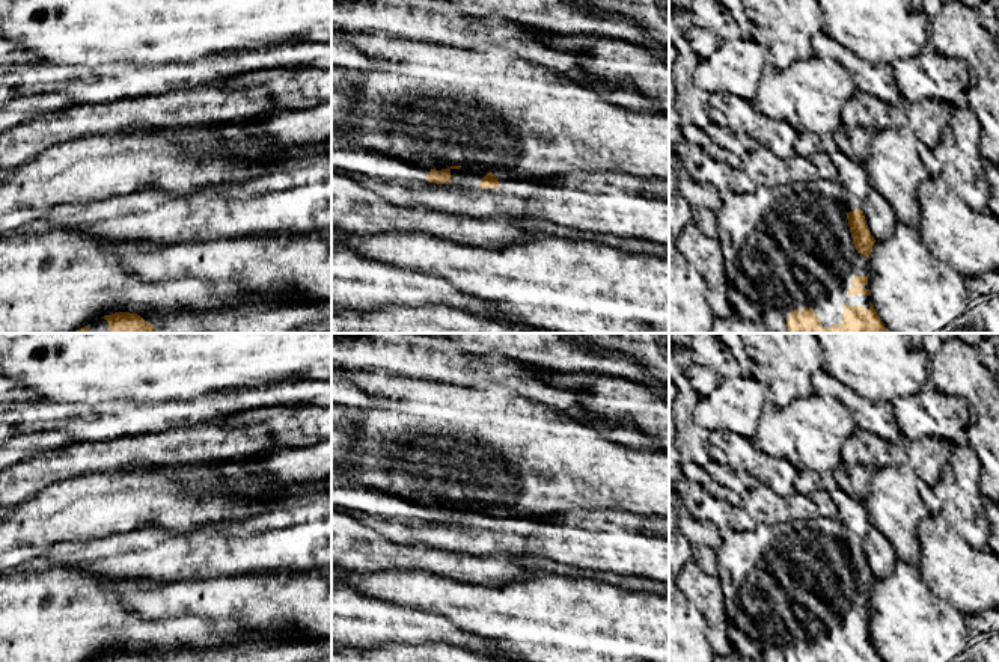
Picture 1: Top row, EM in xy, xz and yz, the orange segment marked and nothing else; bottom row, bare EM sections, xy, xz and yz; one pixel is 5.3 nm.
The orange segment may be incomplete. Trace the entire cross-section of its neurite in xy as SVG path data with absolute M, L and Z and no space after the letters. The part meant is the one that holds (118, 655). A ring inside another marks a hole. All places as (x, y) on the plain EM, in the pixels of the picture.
M256 636L246 641L214 645L211 648L175 648L145 653L115 650L89 662L309 662L331 653L327 639Z

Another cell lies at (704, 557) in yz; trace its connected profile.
M669 484L669 502L678 514L677 529L692 544L693 561L708 575L716 575L719 570L717 550L722 546L720 532L708 523L696 520L680 495Z

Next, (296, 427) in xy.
M261 407L228 415L218 425L265 427L273 445L307 448L331 439L331 407Z

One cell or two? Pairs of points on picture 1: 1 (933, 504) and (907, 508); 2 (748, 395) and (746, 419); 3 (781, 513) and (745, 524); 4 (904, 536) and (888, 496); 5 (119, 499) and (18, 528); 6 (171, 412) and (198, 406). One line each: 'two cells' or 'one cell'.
1: two cells
2: one cell
3: two cells
4: one cell
5: one cell
6: one cell

